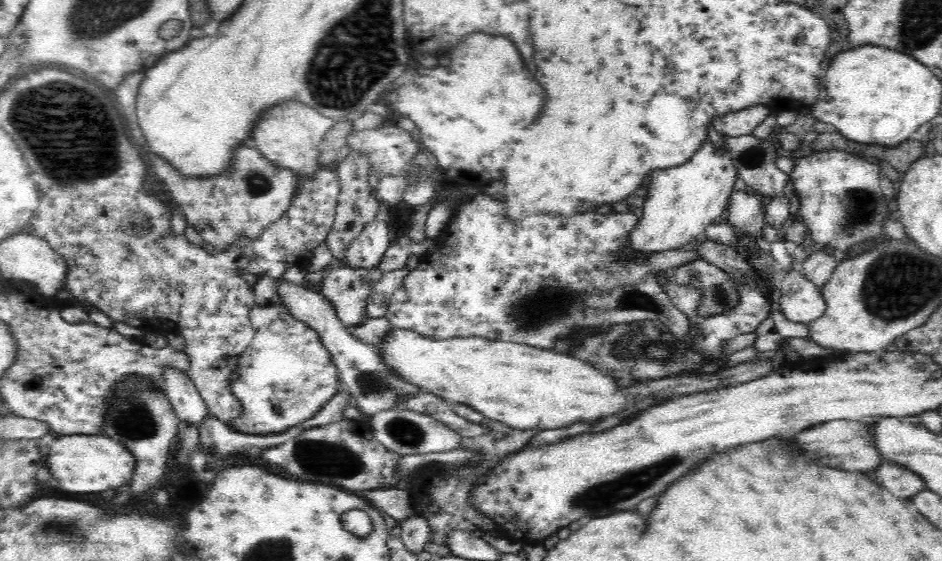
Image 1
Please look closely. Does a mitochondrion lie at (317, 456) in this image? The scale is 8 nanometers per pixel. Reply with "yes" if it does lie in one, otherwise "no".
yes

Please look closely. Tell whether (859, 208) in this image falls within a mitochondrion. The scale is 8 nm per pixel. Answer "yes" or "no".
yes

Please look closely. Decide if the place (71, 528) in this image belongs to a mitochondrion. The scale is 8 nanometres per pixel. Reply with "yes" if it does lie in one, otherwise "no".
yes

